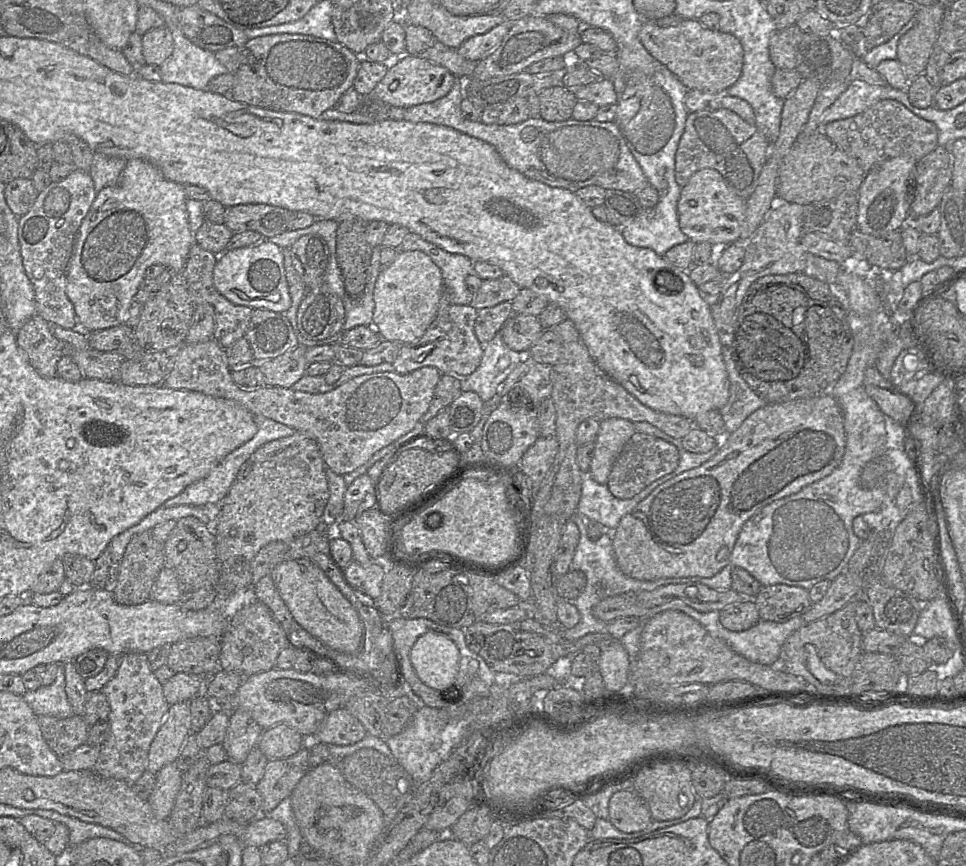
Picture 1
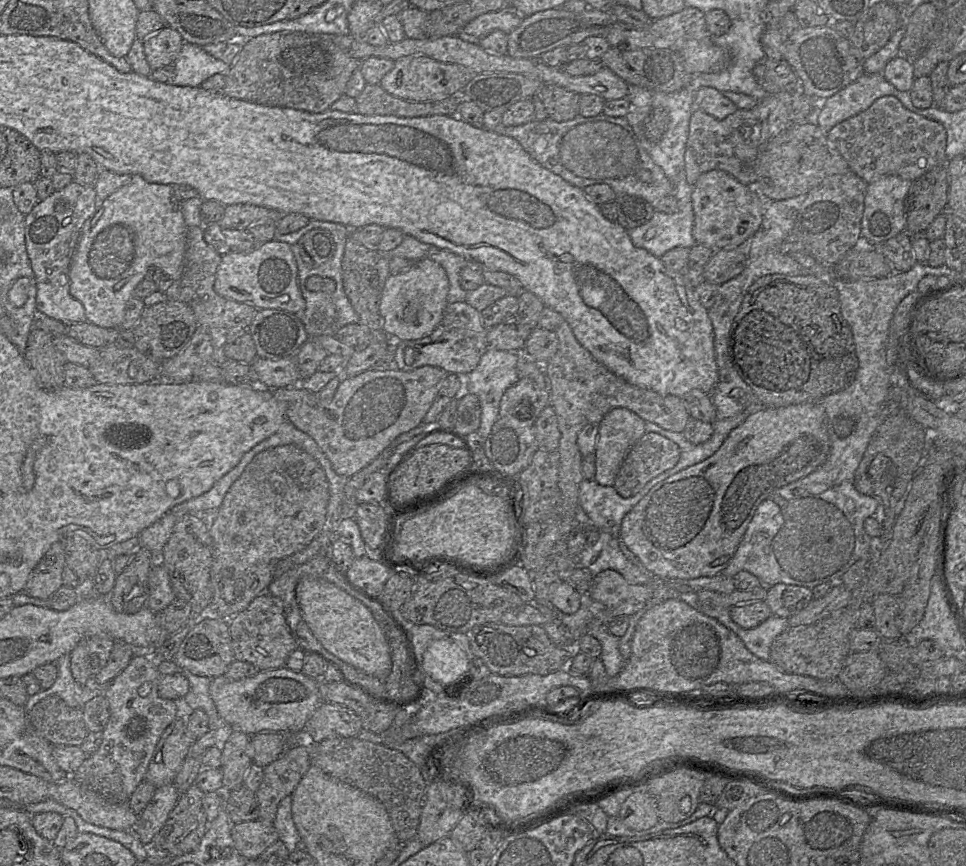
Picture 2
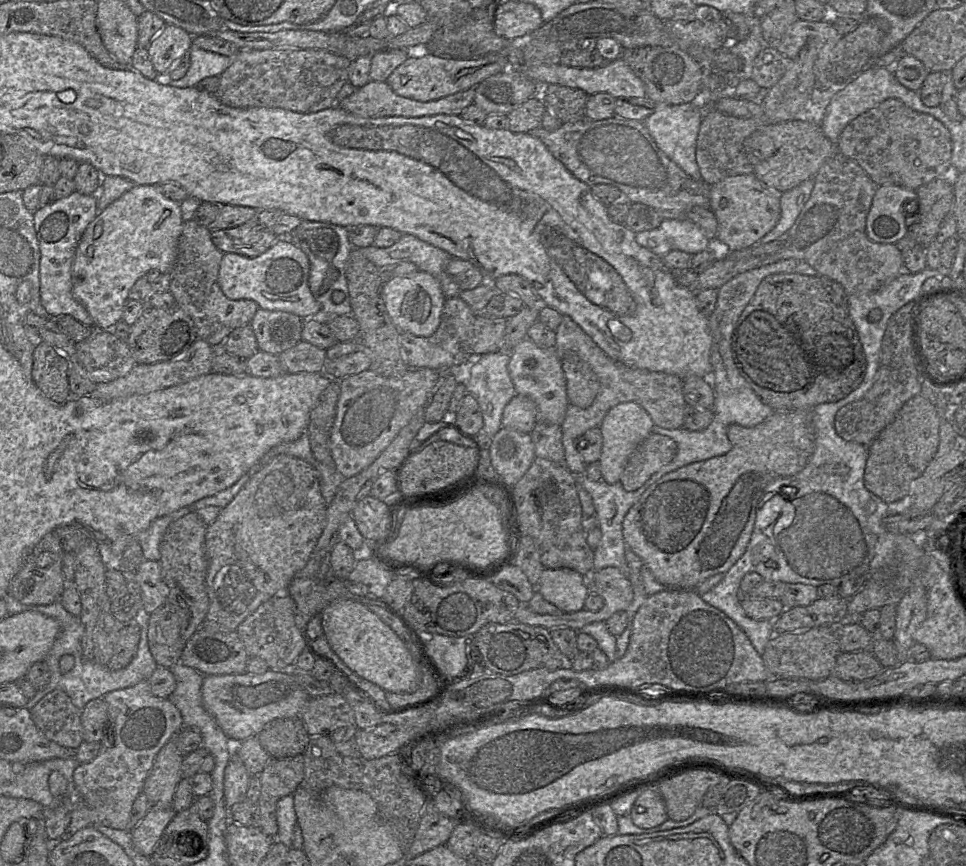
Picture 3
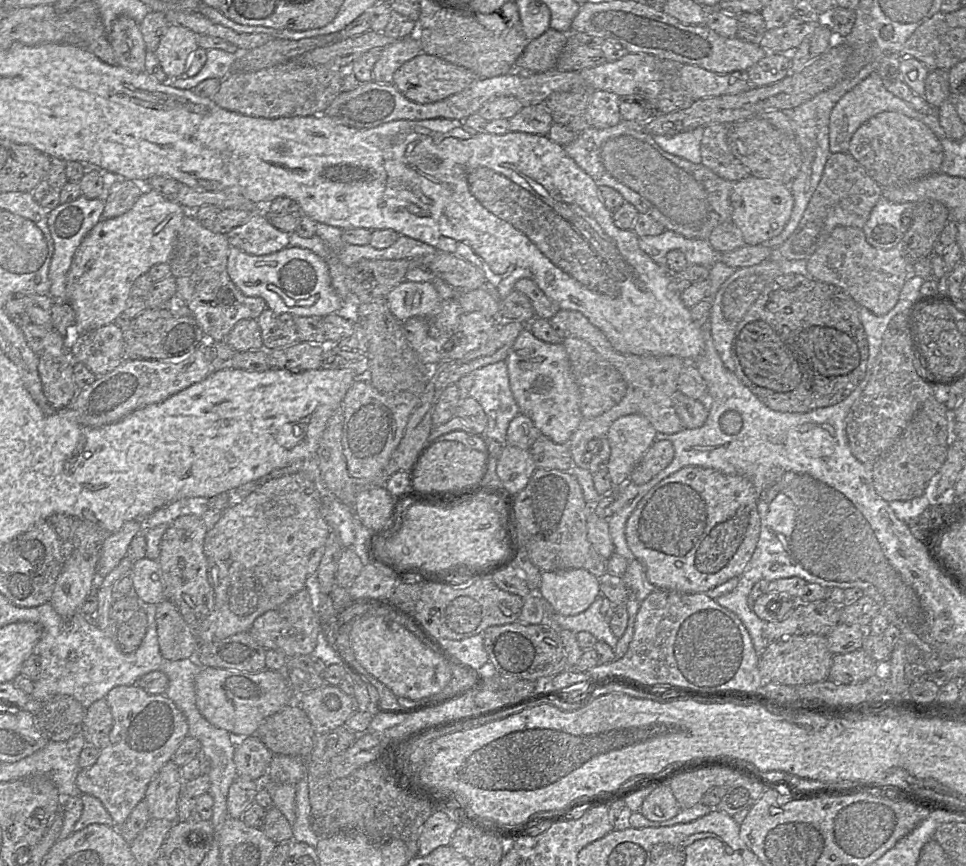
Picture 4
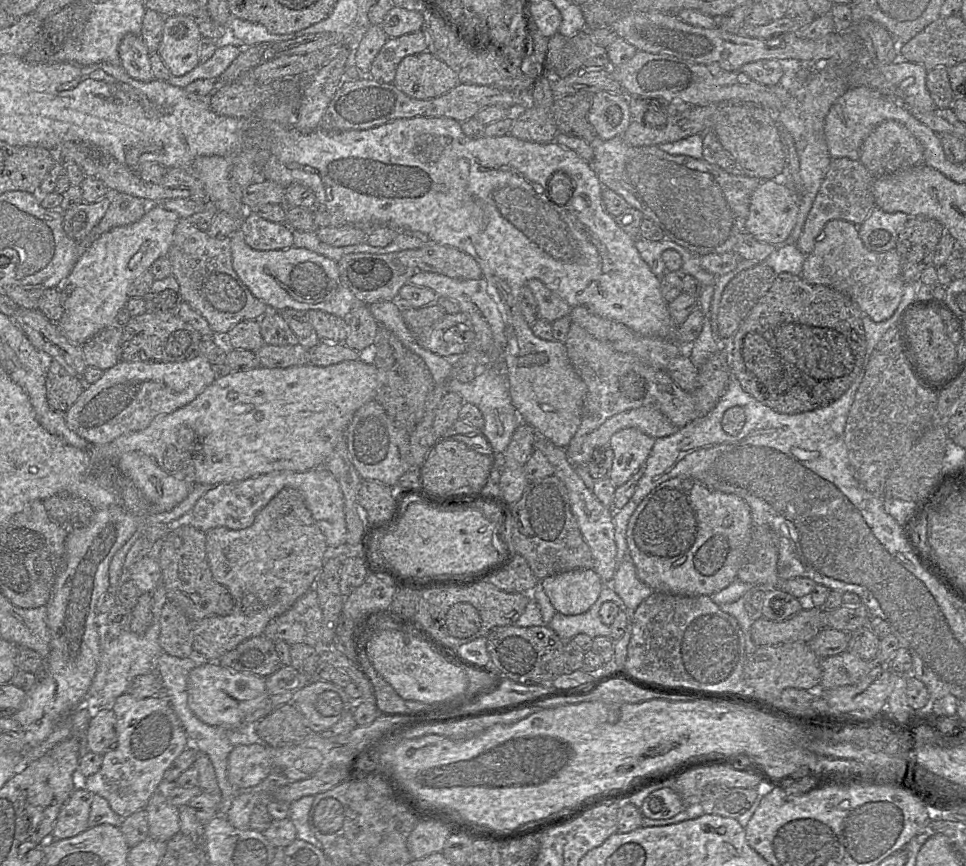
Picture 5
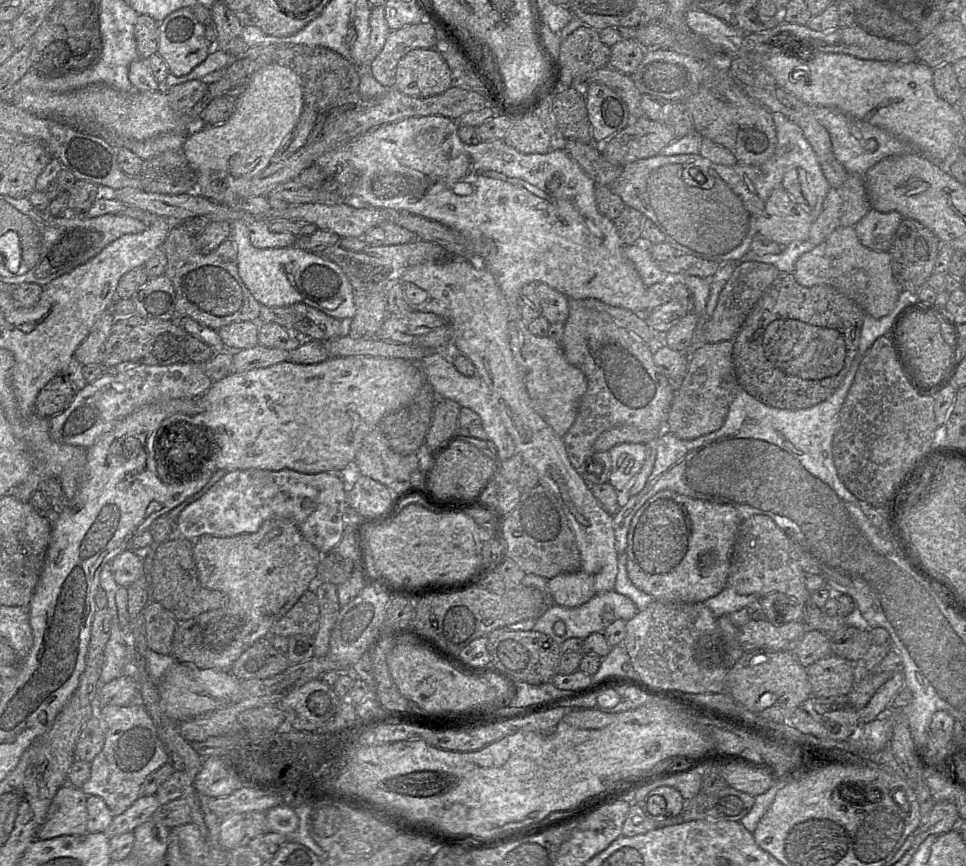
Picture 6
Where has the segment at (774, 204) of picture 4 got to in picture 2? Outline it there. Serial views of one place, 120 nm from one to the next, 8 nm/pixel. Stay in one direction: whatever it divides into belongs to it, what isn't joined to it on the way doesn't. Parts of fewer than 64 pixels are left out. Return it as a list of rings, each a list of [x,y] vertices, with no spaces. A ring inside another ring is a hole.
[[[722,170],[701,174],[691,195],[694,223],[692,234],[696,244],[714,250],[734,249],[751,238],[761,225],[767,201],[753,187],[740,183]]]

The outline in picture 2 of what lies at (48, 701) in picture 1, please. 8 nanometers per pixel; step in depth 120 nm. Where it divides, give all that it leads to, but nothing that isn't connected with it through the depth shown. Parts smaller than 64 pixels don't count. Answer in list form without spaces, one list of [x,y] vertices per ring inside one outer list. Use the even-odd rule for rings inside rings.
[[[64,654],[56,661],[58,674],[54,684],[48,689],[42,689],[34,695],[29,695],[24,710],[28,713],[44,698],[56,695],[69,707],[83,709],[84,705],[98,695],[103,695],[106,685],[97,685],[90,678],[90,682],[81,685],[75,681],[70,669],[70,654]]]

